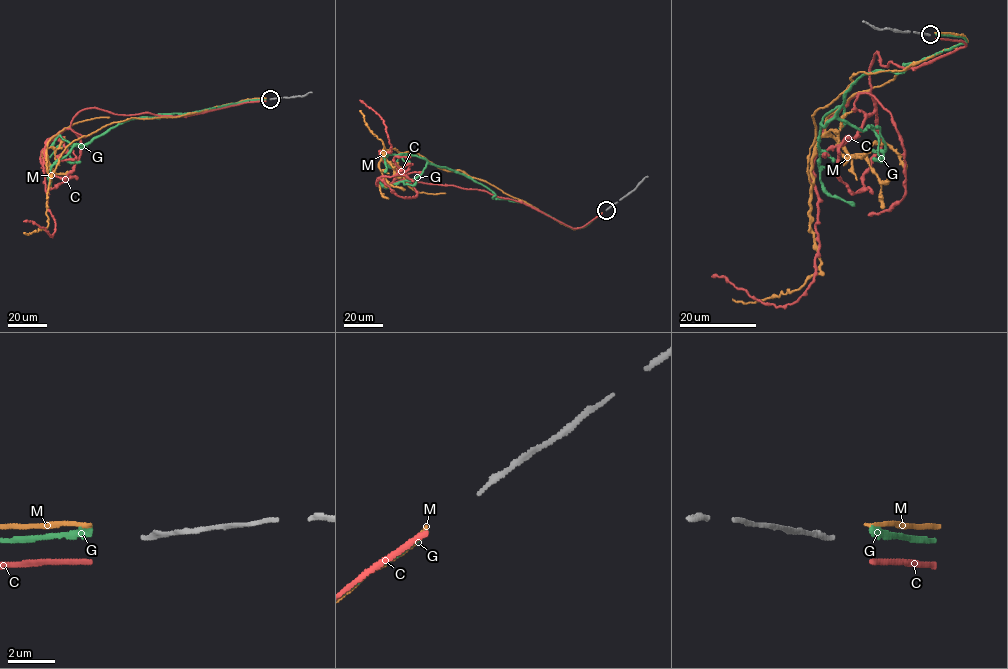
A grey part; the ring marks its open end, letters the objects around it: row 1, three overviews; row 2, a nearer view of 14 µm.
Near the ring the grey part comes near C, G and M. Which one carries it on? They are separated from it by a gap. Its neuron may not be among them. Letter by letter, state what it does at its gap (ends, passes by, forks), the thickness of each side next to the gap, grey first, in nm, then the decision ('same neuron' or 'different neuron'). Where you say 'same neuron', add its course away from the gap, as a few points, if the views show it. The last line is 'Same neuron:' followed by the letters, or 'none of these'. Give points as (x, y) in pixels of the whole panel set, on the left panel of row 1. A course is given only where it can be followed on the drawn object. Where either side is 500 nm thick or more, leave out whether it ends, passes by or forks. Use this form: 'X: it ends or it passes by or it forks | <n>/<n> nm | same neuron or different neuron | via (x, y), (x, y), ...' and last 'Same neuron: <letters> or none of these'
C: it ends | 170/200 nm | different neuron
G: it ends | 170/240 nm | same neuron | via (266, 99), (120, 123), (89, 143), (76, 144), (60, 158), (49, 173), (48, 185)
M: it ends | 170/170 nm | different neuron
Same neuron: G

